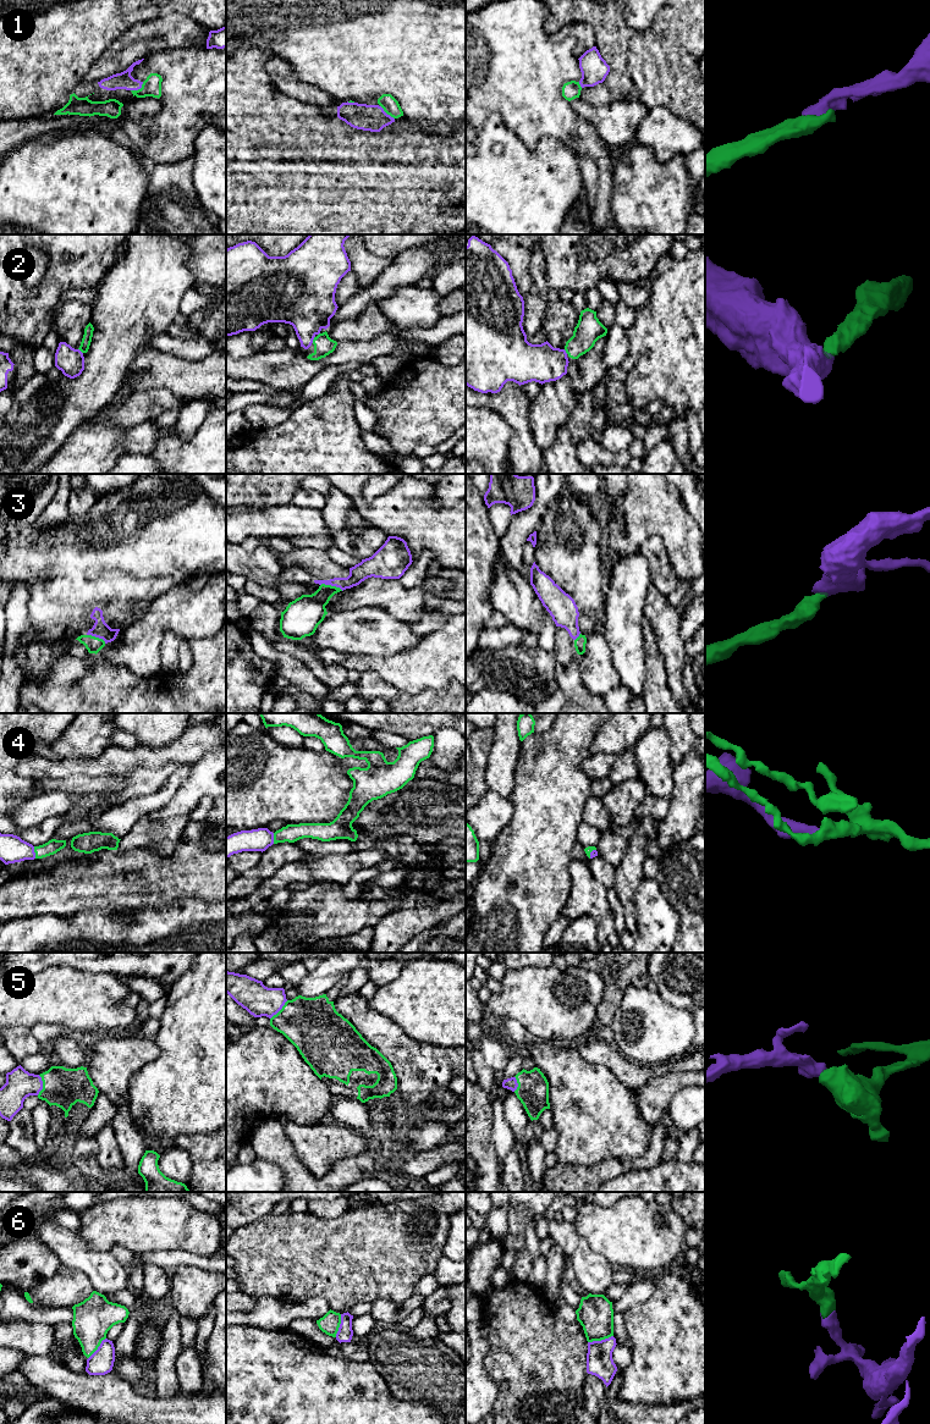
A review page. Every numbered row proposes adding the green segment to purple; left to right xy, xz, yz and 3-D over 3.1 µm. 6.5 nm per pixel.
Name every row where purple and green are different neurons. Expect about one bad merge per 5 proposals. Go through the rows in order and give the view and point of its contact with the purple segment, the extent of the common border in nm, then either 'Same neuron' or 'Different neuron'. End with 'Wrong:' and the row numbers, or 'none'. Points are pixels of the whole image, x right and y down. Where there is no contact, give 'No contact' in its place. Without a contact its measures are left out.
1: Touches purple at xy (138, 88). Shared border 110 nm. Same neuron
2: Touches purple at xz (313, 338). Shared border 50 nm. Same neuron
3: Touches purple at xz (331, 585). Shared border 160 nm. Same neuron
4: Touches purple at xy (34, 853). Shared border 80 nm. Same neuron
5: Touches purple at xy (42, 1085). Shared border 140 nm. Same neuron
6: Touches purple at yz (601, 1340). Shared border 180 nm. Different neuron
Wrong: 6

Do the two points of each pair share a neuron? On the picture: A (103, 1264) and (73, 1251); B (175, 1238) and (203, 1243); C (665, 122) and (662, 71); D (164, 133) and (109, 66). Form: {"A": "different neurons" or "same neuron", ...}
{"A": "same neuron", "B": "same neuron", "C": "different neurons", "D": "different neurons"}

